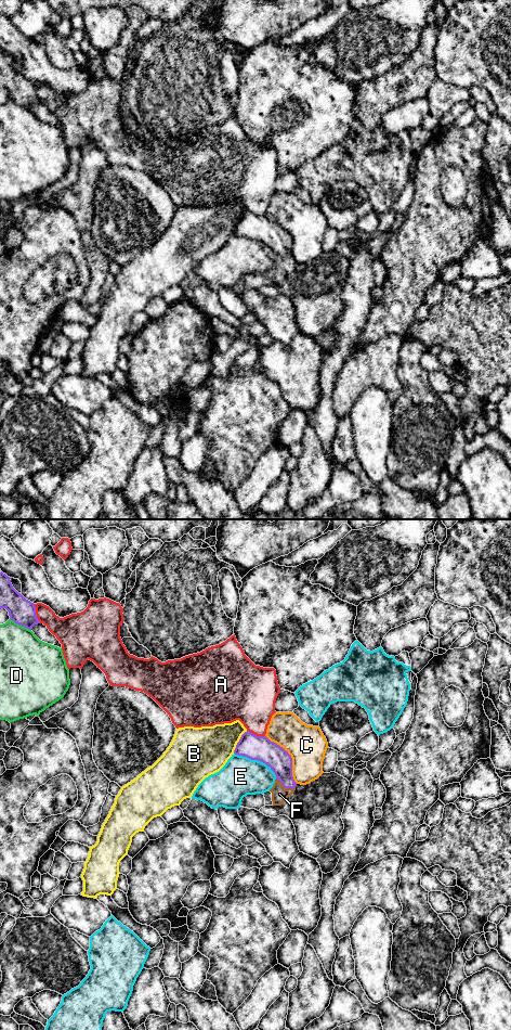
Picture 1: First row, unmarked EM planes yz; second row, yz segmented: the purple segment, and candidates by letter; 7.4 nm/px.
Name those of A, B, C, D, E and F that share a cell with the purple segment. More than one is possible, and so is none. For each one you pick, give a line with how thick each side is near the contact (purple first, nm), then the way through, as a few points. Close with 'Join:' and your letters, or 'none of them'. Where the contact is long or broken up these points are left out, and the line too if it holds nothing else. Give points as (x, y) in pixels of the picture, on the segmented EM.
F: Thickness 180 nm (purple) against 120 nm. Path across: yz (280, 762), (285, 787), (279, 794)
Join: F

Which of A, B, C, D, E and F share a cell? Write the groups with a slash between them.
A / B / C / D / E / F

